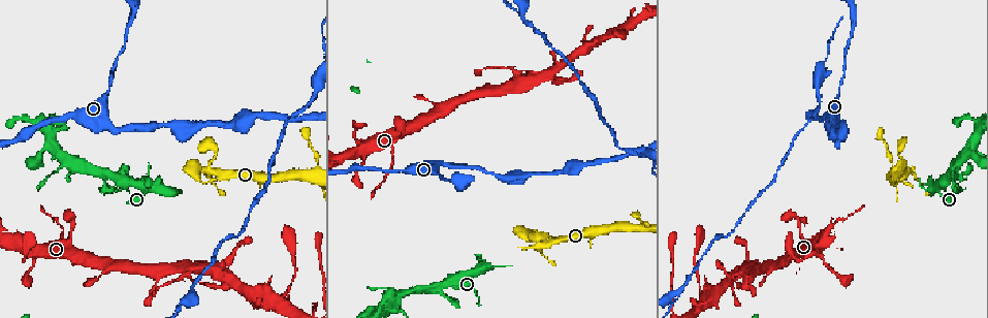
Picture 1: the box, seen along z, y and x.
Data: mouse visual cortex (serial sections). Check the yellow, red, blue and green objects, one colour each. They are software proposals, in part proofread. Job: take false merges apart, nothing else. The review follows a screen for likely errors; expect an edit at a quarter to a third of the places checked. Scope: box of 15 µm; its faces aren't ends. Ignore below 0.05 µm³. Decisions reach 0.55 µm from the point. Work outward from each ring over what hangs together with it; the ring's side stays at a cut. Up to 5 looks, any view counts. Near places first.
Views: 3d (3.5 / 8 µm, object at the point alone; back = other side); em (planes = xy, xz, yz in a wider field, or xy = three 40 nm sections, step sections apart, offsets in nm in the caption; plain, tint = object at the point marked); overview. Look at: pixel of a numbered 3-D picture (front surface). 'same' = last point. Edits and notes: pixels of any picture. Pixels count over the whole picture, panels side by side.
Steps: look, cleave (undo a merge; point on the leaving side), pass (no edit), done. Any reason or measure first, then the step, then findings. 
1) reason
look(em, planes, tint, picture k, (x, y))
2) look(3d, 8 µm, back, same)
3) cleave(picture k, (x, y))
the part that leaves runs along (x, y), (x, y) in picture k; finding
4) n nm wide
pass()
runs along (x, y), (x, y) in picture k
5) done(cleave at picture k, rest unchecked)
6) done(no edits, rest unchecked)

four or more arms meet
look(3d, 3.5 µm, picture 1, (297, 117))

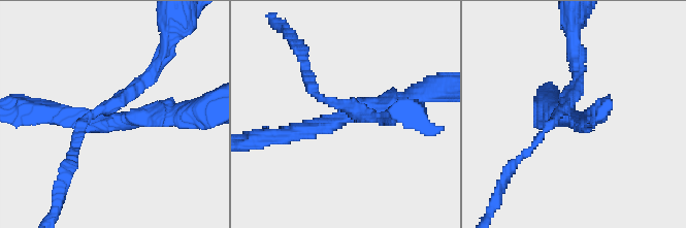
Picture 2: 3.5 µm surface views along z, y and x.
4 arms; arms of 150, 150, 200, 250 nm
look(em, xy, step 5, tint, picture 2, (570, 118))

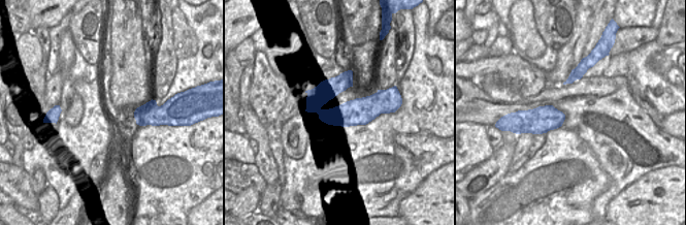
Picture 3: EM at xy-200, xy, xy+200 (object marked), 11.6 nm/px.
another direction
look(em, xy, step 1, tint, same)

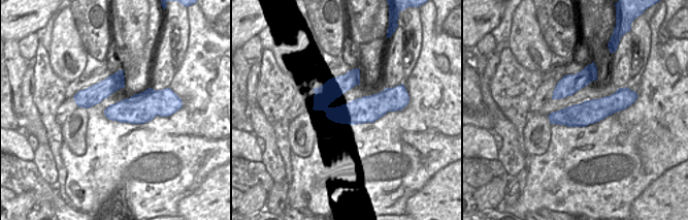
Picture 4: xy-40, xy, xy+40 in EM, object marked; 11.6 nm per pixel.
320 nm wide
pass()
runs along (317, 90), (331, 112), (391, 105) in picture 4; all the same cell

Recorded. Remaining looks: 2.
look(em, xy, step 2, tint, picture 1, (907, 170))

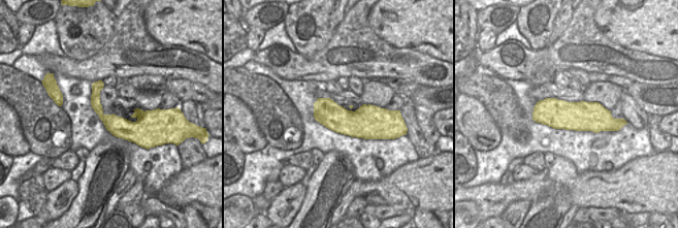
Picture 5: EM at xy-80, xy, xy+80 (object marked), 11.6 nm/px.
see where the arms go
look(3d, 3.5 µm, same)

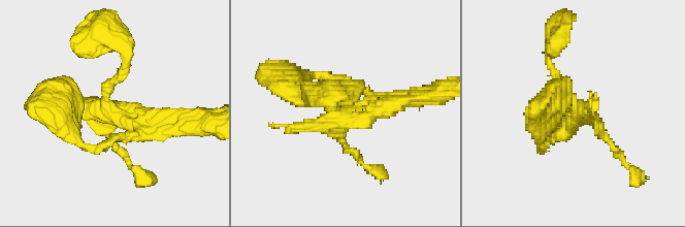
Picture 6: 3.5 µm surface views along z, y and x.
340 nm wide
pass()
runs along (164, 124), (104, 104), (126, 51) in picture 6; continuous, no second cell

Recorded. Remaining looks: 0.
done(no edits, rest unchecked)

